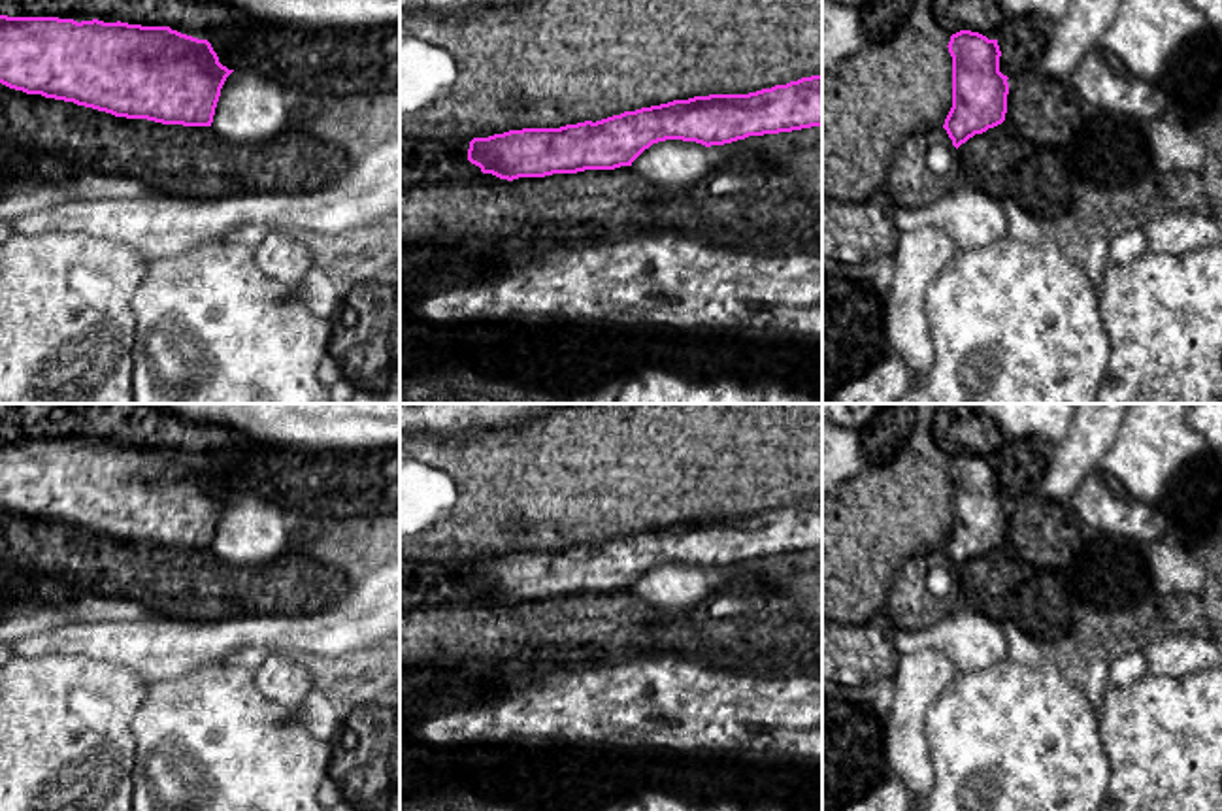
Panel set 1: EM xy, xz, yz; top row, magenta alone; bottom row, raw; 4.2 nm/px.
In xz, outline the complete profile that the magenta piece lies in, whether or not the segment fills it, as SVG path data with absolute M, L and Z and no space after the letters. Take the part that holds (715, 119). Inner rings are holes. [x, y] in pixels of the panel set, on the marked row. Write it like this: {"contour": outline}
{"contour": "M822 75L749 94L709 94L560 128L473 138L468 160L500 179L615 170L666 140L724 145L749 136L822 126Z"}

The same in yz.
{"contour": "M960 30L947 47L952 57L952 108L943 128L958 149L1005 121L1009 77L999 72L998 40Z"}

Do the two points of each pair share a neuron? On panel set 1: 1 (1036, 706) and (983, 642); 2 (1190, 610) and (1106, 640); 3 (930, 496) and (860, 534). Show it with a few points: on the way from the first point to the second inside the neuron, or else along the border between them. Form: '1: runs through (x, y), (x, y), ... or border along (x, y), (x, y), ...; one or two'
1: border along (1004, 659), (983, 670), (962, 674); two
2: runs through (1170, 613), (1130, 615), (1126, 619); one
3: runs through (913, 496), (877, 532); one

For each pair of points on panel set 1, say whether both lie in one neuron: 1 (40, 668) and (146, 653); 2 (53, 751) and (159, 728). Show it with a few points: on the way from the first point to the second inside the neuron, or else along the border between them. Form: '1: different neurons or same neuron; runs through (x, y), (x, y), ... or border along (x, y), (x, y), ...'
1: same neuron; runs through (66, 668), (104, 668), (119, 659)
2: different neurons; border along (134, 734), (132, 779)

